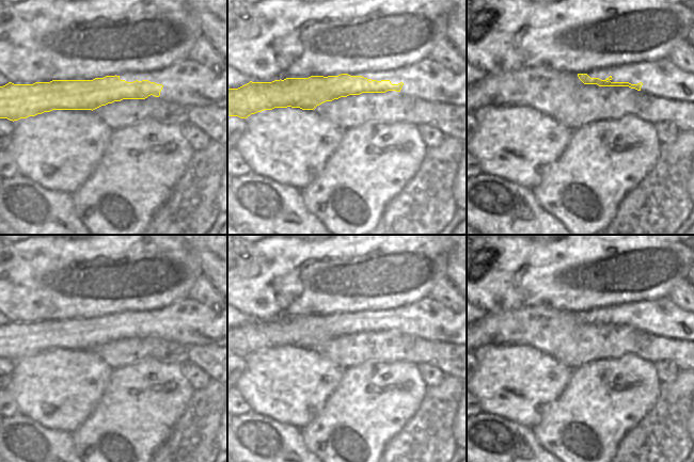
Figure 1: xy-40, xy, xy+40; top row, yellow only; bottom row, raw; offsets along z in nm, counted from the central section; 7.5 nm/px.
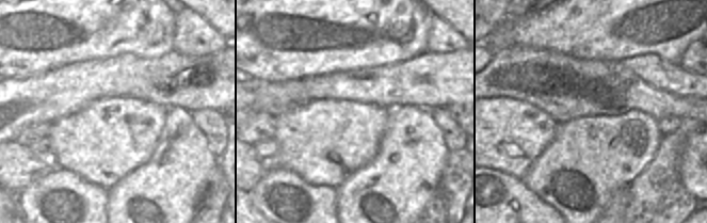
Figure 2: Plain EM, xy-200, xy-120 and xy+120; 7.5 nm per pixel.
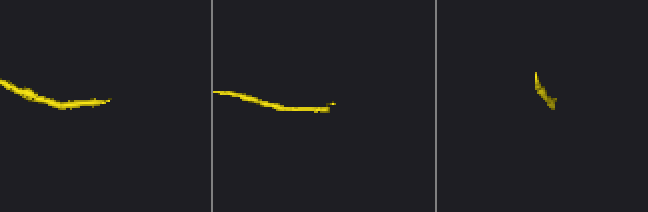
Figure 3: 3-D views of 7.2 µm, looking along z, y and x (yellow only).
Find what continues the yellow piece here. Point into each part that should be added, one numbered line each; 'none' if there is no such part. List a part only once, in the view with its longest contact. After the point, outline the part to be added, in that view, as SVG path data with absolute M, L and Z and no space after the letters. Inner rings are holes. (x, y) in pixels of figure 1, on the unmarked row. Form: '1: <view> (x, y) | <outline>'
1: xy+40 (662, 317) | M669 298L652 300L650 302L631 302L616 306L605 306L588 310L590 317L605 319L610 315L611 321L643 322L641 330L654 336L674 338L676 340L691 340L694 342L694 313L680 308Z

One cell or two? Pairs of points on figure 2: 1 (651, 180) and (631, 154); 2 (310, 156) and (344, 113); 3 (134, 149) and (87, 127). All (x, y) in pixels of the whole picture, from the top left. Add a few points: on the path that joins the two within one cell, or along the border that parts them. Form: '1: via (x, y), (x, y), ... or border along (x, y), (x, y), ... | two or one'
1: border along (657, 149), (646, 168), (626, 188) | two
2: via (321, 145), (342, 124) | one
3: via (123, 138), (99, 138) | one

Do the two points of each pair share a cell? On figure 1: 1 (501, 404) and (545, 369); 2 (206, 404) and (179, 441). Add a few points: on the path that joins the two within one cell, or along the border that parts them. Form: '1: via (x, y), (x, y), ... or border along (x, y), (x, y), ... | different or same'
1: via (514, 398), (524, 398), (525, 388), (532, 382) | same
2: via (203, 413), (201, 419), (188, 432) | same

